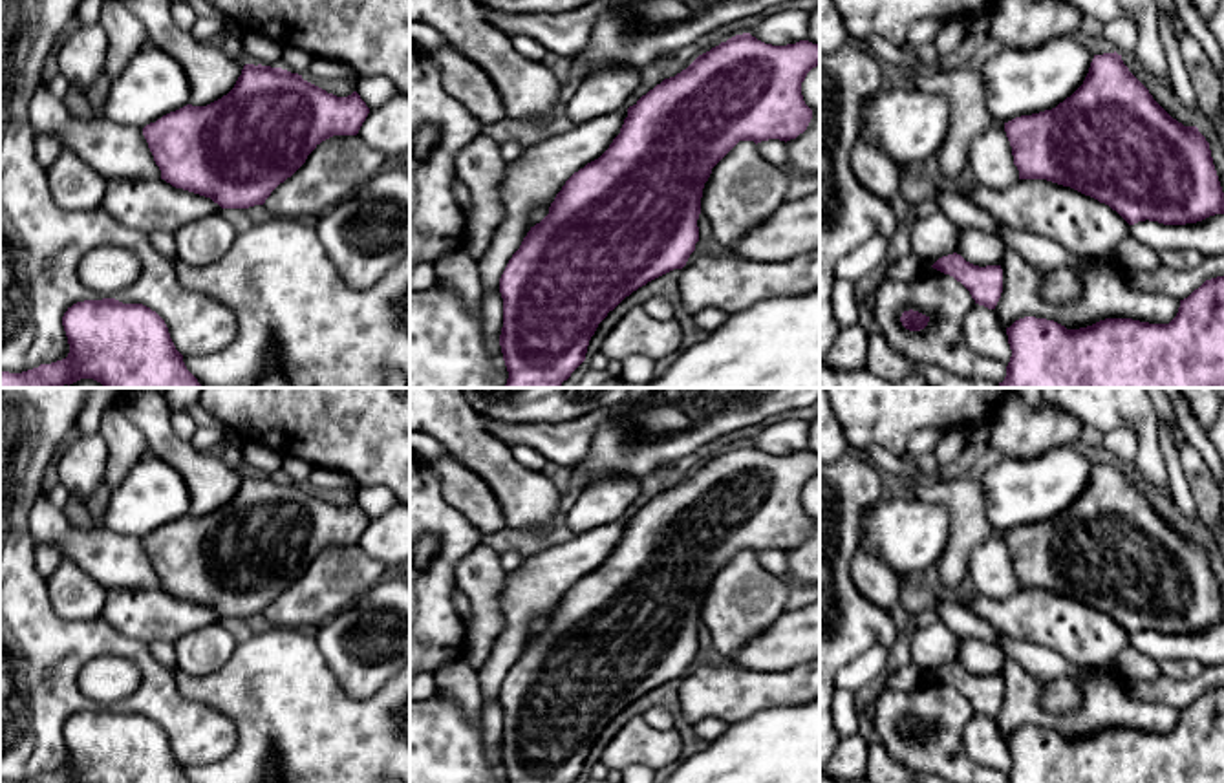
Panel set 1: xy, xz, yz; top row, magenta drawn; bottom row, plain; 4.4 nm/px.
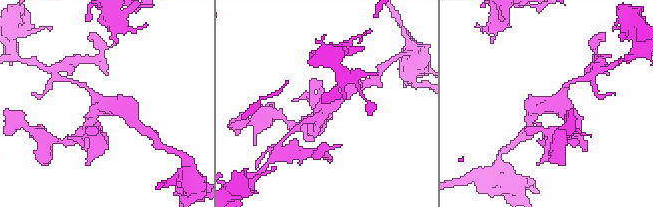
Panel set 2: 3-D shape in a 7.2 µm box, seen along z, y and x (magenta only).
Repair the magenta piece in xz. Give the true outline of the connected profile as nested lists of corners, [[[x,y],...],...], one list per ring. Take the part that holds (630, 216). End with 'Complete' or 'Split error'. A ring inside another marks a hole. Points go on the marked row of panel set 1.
[[[743,33],[699,55],[686,70],[664,79],[628,108],[620,134],[609,148],[565,181],[549,214],[531,227],[499,278],[499,346],[509,371],[505,388],[560,388],[585,360],[589,340],[609,311],[648,282],[686,265],[699,241],[701,198],[712,168],[739,141],[787,143],[803,134],[812,110],[803,101],[801,82],[816,66],[818,44],[800,40],[772,46]]]. Complete

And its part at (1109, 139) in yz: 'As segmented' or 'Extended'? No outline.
As segmented

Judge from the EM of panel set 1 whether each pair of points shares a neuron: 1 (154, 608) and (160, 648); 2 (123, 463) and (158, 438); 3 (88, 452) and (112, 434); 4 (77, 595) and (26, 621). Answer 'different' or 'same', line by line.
1: different
2: different
3: different
4: different

